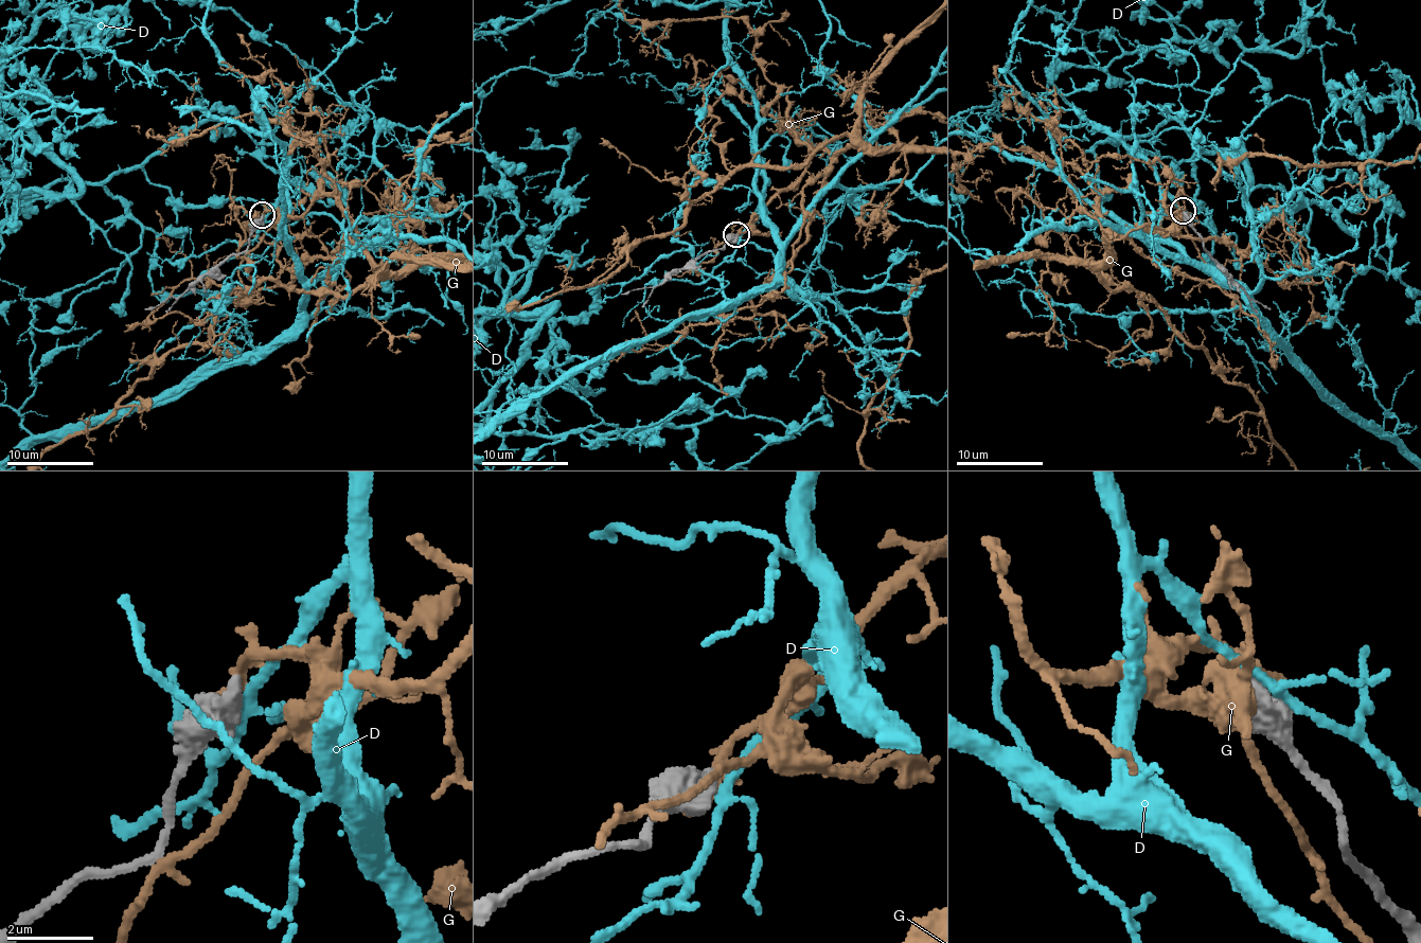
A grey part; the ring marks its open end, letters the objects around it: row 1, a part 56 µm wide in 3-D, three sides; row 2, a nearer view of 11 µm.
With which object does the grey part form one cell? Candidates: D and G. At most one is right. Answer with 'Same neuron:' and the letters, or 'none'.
Same neuron: none

